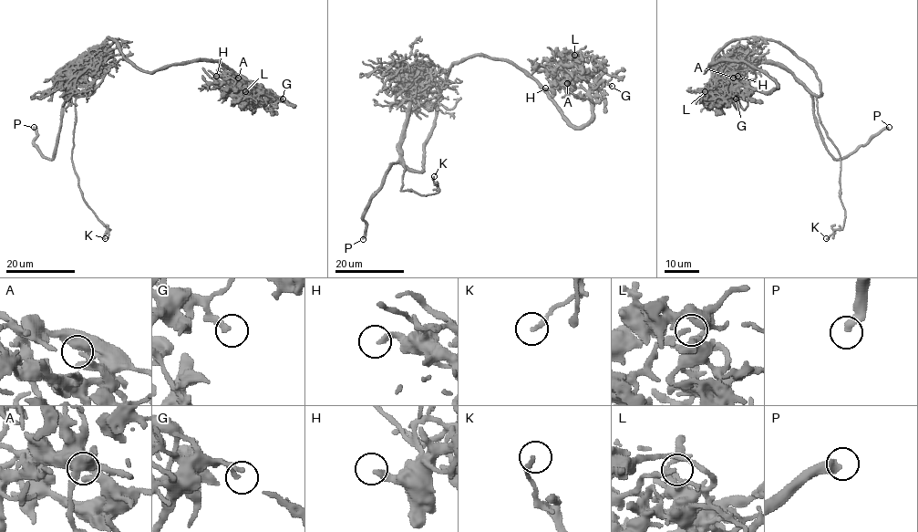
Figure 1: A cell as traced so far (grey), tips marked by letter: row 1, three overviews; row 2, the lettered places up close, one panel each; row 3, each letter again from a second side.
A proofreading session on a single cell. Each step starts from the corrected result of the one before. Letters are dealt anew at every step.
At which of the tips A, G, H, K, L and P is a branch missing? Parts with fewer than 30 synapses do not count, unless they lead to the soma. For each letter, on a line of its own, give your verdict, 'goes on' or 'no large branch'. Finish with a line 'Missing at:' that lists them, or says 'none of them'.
A: no large branch
G: goes on
H: no large branch
K: no large branch
L: no large branch
P: goes on
Missing at: G, P

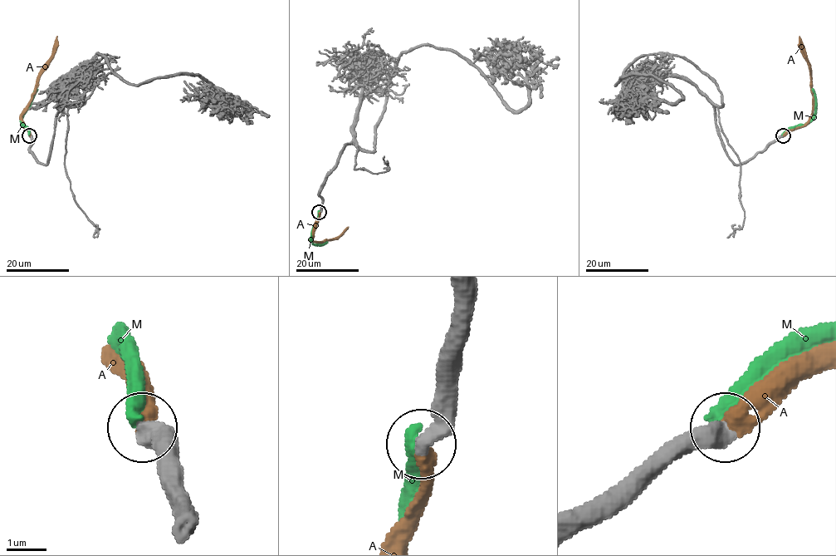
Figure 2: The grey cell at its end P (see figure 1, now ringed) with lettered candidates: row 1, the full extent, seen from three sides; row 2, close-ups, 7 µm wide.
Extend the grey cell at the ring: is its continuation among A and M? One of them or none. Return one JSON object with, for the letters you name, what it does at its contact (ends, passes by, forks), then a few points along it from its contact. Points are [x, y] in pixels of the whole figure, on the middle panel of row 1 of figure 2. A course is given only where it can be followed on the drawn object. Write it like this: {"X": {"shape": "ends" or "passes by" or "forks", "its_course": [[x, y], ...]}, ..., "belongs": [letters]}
{"A": {"shape": "ends", "its_course": [[319, 212], [311, 238], [313, 242], [330, 240], [346, 228]]}, "belongs": ["A"]}

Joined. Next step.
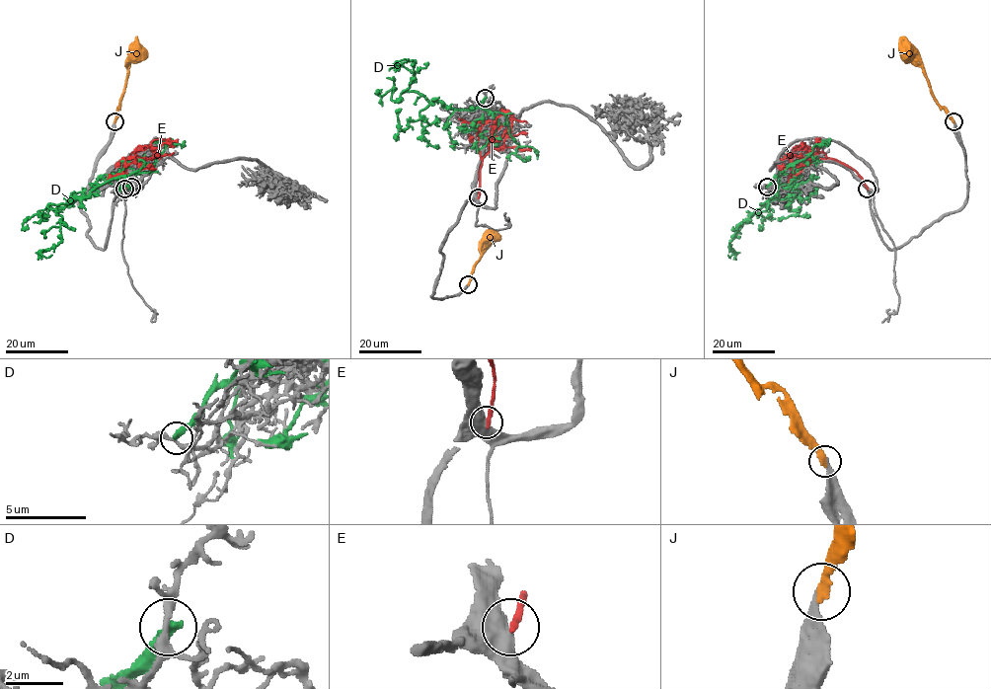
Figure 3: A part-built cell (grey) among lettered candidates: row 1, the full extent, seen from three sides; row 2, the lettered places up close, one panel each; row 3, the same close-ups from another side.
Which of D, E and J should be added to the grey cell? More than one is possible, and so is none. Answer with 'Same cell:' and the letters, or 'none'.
Same cell: J

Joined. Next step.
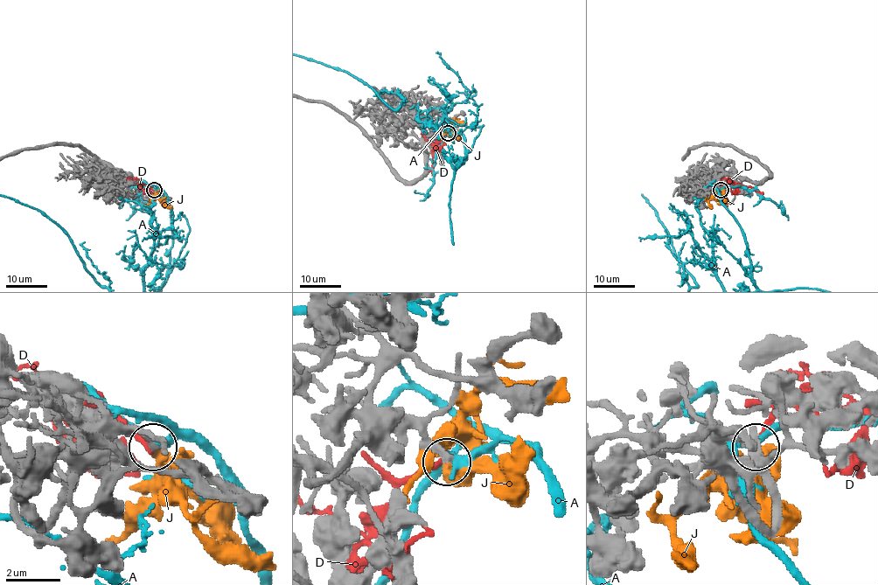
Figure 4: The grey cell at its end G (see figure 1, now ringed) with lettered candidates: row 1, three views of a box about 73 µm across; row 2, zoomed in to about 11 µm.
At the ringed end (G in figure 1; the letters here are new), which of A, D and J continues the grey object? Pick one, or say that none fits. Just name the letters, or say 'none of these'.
J

